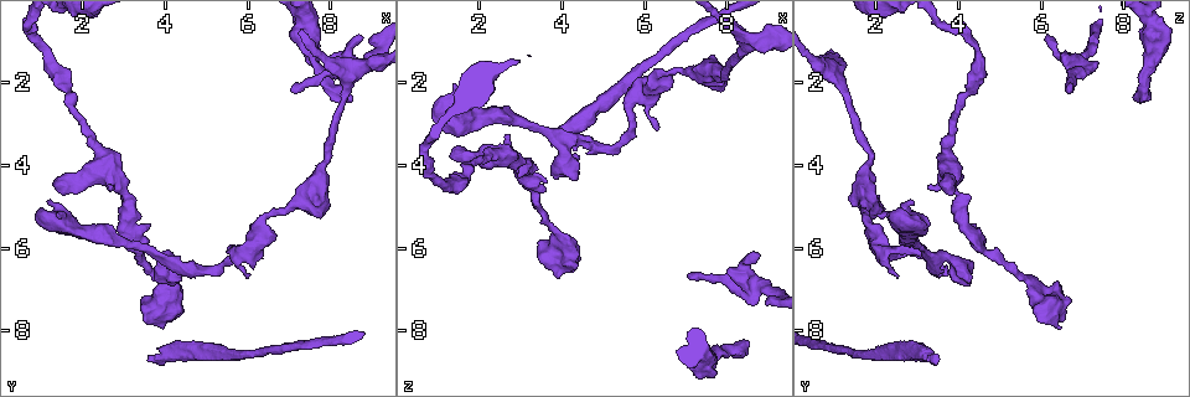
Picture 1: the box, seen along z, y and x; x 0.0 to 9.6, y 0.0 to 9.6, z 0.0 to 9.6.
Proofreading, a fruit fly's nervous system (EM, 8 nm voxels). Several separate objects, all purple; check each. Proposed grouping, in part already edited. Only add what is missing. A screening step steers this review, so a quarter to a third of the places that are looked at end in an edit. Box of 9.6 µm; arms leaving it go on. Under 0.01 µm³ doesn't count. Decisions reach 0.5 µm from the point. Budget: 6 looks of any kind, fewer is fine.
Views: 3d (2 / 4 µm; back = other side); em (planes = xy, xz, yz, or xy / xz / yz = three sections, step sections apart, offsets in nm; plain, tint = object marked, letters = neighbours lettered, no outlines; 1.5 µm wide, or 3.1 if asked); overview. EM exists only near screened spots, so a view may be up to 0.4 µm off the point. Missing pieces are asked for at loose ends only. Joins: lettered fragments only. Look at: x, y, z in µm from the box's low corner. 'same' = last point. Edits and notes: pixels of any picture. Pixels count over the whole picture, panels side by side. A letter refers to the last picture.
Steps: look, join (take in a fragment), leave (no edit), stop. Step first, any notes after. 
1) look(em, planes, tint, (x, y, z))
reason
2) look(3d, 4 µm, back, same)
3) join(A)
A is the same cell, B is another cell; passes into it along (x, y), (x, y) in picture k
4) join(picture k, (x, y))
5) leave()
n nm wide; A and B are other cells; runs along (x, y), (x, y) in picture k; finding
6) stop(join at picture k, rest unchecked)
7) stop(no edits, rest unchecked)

look(3d, 2 µm, (3.70, 8.65, 3.25))
free end

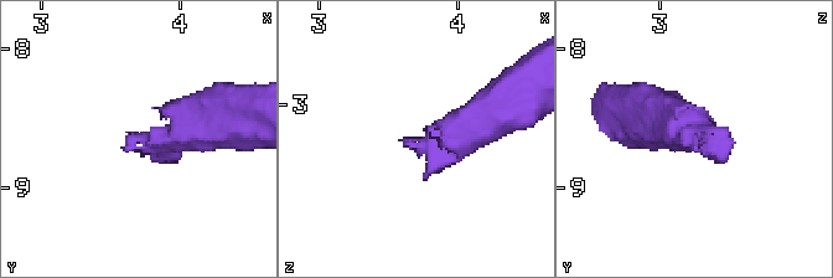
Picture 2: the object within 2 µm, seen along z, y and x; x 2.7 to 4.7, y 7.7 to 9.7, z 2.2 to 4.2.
look(em, planes, letters, (3.64, 8.70, 3.24))
shape alone is not enough

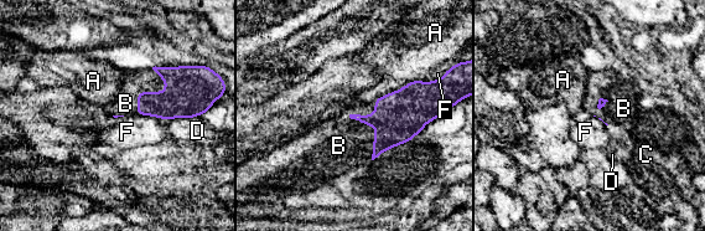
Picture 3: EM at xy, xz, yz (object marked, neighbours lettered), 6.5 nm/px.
join(B)
B is the same cell, A, C, D and F are other cells; passes into it along (398, 118), (361, 122), (338, 145) in picture 3; it goes on there

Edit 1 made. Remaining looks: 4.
look(em, planes, tint, (4.00, 7.90, 6.45))
stops while still wide

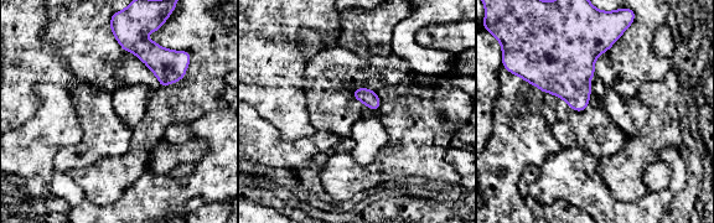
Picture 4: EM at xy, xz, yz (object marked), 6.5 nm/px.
look(em, planes, letters, same)

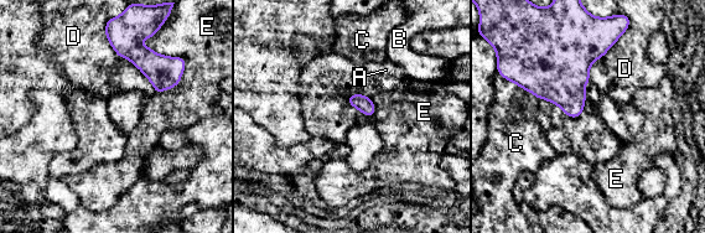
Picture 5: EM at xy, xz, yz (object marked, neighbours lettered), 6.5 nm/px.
leave()
A, B, C, D and E are other cells; border along (155, 34), (156, 94) in picture 5; none of them fits

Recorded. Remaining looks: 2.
look(em, yz, step 4, letters, (8.70, 0.80, 6.15))

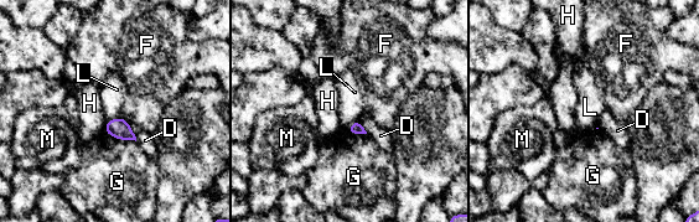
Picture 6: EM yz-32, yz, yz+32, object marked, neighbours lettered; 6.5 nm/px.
leave()
D, F, G, H, L and M are other cells; border along (360, 119), (353, 122), (346, 130) in picture 6; none of them fits

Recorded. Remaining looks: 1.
stop(join at picture 3, rest unchecked)

